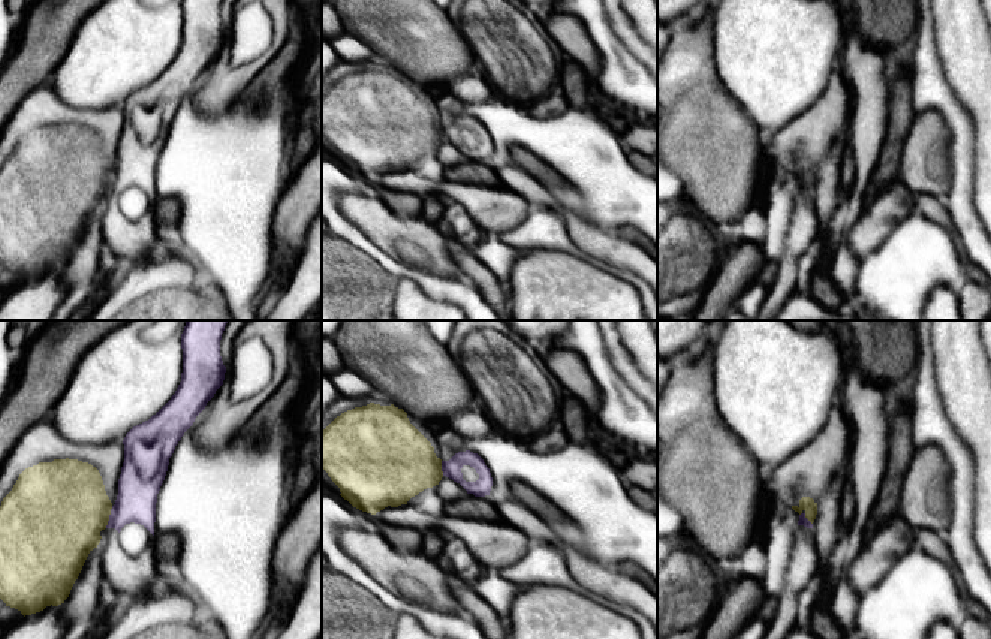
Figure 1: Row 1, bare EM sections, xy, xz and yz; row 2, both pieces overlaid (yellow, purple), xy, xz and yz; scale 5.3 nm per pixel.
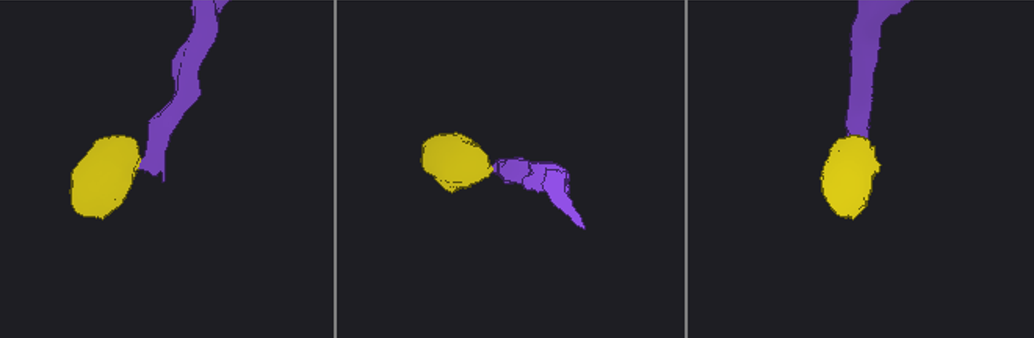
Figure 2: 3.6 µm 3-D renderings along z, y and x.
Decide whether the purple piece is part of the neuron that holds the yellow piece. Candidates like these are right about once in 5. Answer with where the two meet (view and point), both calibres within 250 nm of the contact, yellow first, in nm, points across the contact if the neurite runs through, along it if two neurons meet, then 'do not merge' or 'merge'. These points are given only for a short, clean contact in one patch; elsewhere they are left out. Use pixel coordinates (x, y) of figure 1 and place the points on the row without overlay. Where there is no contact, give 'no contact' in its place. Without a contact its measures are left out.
contact xy (108, 181); calibres 480 and 220 nm; border xy (113, 171), (105, 192); do not merge

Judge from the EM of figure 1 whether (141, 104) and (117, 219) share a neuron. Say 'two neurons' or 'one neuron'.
one neuron

